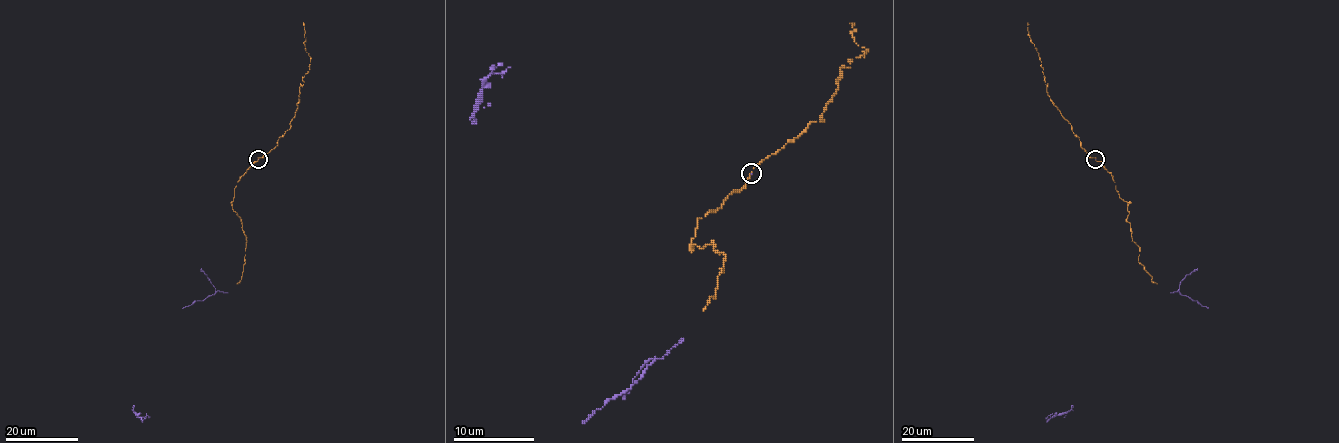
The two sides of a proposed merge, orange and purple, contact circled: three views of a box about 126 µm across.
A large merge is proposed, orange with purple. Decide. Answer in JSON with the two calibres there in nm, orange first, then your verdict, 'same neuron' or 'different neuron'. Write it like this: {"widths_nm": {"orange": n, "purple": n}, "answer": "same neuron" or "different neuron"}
{"widths_nm": {"orange": 180, "purple": 50}, "answer": "same neuron"}

